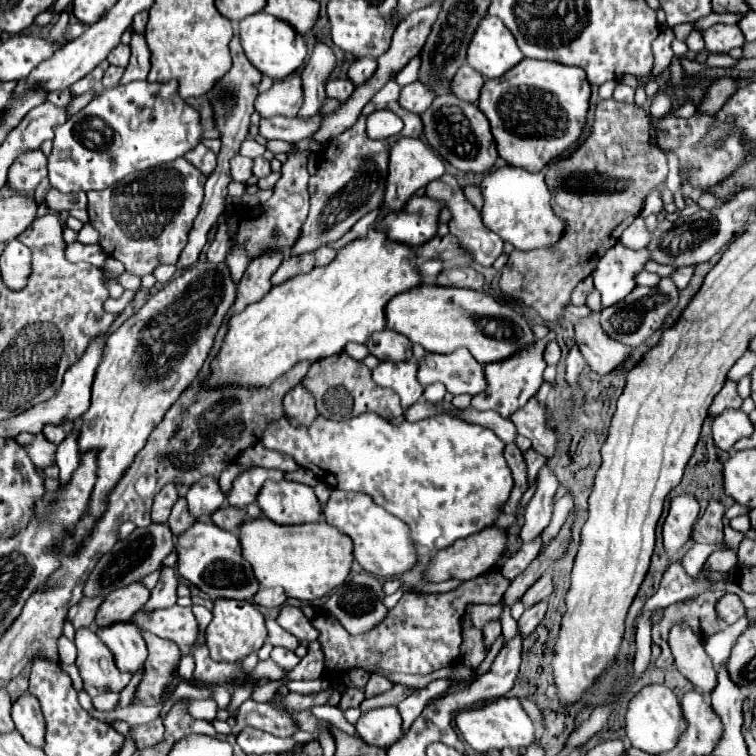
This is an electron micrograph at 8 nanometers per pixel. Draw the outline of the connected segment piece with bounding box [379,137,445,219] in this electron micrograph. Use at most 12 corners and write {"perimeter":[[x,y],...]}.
{"perimeter":[[423,141],[391,147],[383,211],[399,211],[413,191],[445,173]]}

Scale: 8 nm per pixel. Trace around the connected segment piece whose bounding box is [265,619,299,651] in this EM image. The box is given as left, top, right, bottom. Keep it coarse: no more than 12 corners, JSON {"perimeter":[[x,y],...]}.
{"perimeter":[[267,619],[271,645],[291,651],[299,645],[297,637],[281,629],[275,619]]}

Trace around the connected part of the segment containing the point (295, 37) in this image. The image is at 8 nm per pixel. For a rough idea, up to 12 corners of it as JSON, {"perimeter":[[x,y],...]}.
{"perimeter":[[267,13],[243,19],[247,59],[275,81],[307,57],[305,39]]}

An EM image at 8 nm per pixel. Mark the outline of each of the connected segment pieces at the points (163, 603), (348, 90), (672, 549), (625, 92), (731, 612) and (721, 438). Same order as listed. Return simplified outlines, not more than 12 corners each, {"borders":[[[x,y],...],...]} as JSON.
{"borders":[[[173,567],[161,569],[145,609],[173,607],[179,577]],[[347,79],[327,83],[329,99],[345,101],[355,85]],[[695,497],[671,499],[662,528],[669,555],[691,539],[699,503]],[[617,85],[613,99],[633,103],[635,89],[625,85]],[[727,593],[717,603],[717,613],[727,625],[743,617],[739,595]],[[725,409],[713,421],[715,445],[733,445],[753,433],[741,409]]]}

